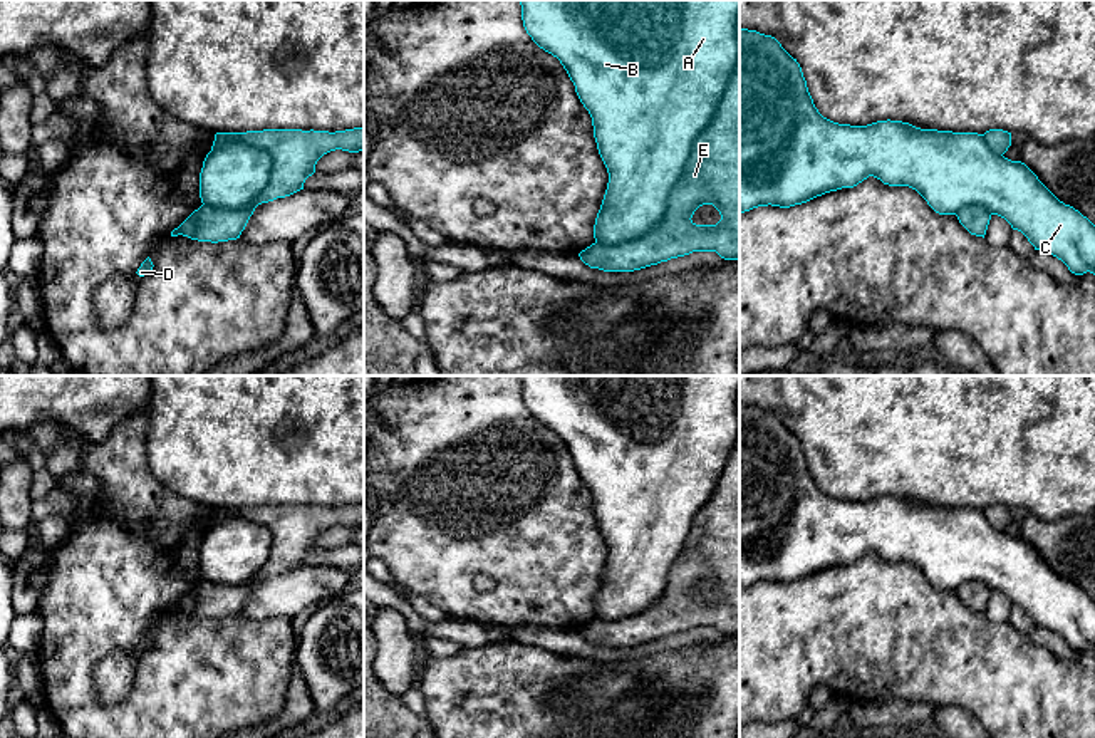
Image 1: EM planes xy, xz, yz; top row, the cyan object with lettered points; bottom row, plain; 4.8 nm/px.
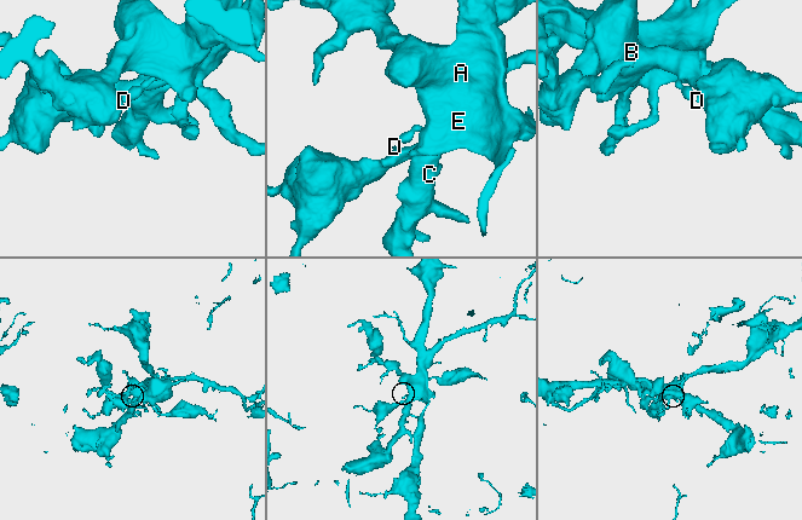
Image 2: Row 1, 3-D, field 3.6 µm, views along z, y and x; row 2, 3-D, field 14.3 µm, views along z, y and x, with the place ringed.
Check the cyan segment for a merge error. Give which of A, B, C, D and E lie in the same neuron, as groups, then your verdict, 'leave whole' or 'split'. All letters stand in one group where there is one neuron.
A B C / D E; split

